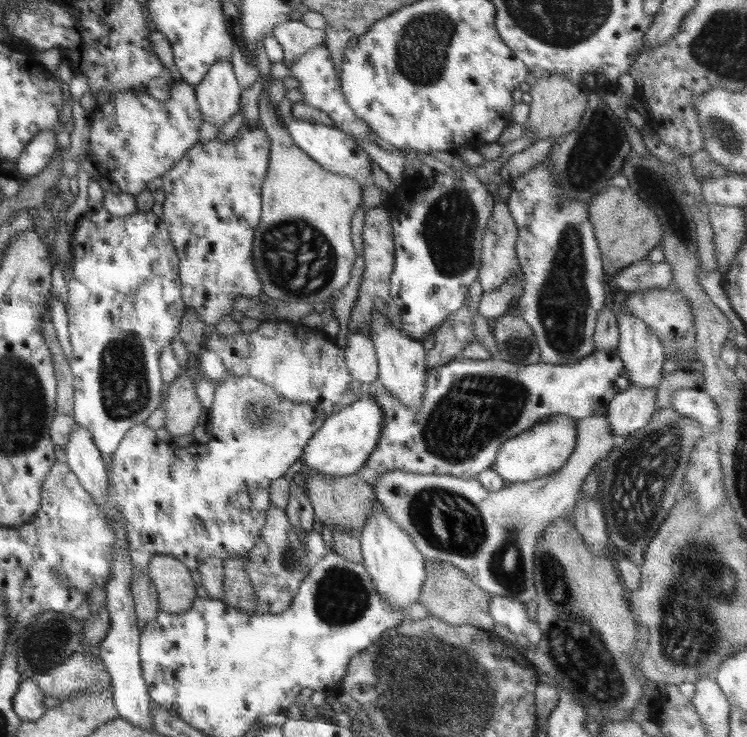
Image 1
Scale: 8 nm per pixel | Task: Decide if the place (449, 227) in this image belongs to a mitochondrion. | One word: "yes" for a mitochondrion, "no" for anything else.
yes

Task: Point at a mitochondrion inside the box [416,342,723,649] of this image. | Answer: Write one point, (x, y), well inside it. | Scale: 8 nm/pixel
(477, 409)

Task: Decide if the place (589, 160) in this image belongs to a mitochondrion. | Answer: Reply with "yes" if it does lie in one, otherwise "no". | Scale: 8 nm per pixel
yes

